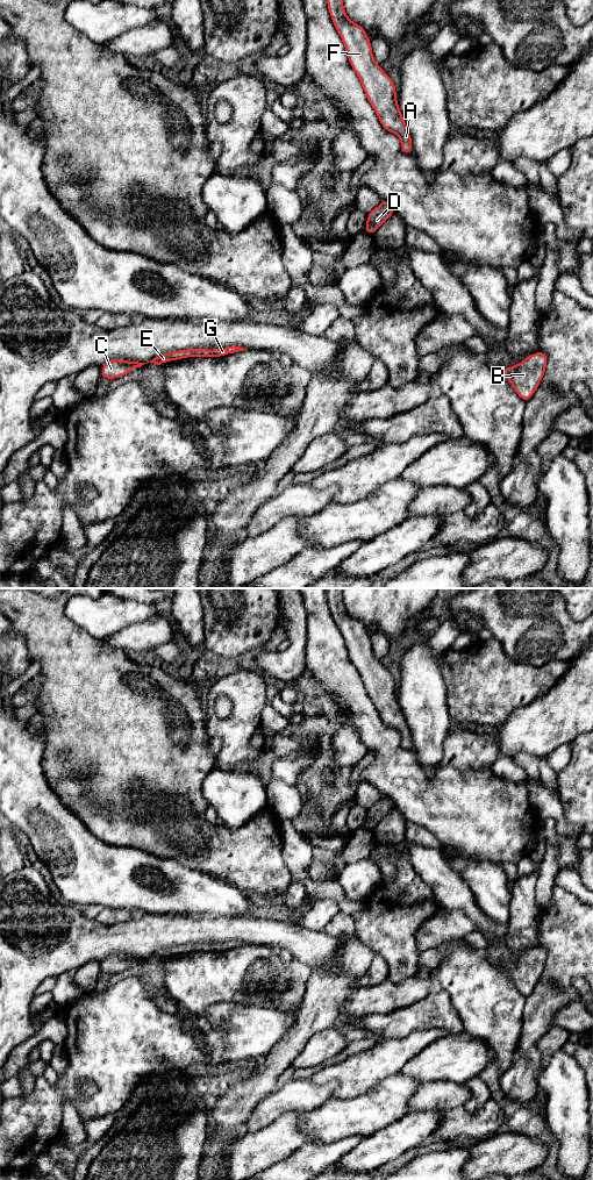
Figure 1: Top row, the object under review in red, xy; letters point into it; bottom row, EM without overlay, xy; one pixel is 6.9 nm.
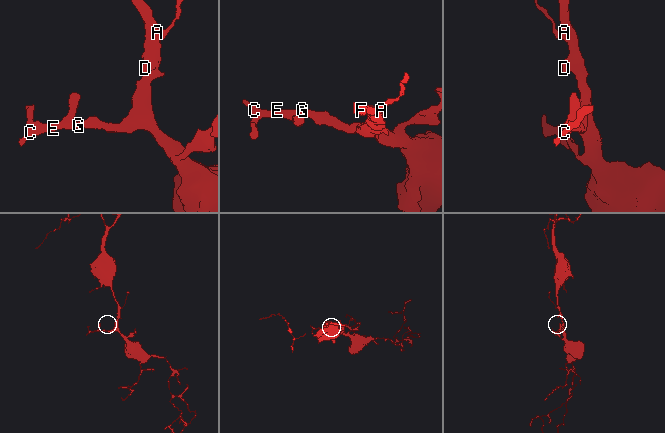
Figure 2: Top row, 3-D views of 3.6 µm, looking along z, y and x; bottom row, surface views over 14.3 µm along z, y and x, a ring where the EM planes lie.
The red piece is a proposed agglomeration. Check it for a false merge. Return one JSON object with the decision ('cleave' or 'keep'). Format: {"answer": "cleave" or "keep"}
{"answer": "keep"}

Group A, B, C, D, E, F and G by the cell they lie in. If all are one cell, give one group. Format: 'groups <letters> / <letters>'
groups A B C D E F G

